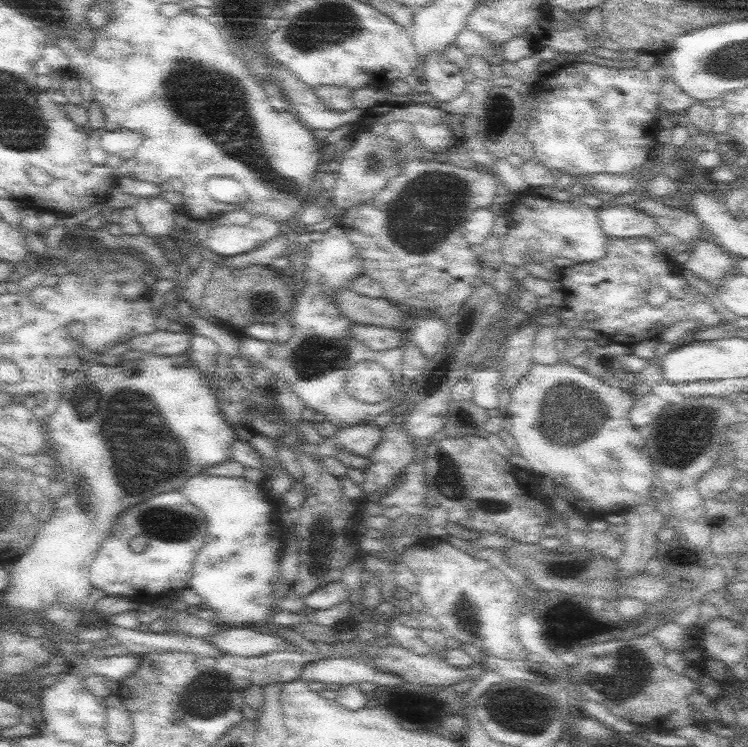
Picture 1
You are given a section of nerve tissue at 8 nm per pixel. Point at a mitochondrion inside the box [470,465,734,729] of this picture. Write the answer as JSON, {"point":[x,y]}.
{"point":[617,688]}

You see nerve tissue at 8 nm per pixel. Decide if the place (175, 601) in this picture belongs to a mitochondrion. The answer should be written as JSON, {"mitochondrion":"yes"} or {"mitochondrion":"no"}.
{"mitochondrion":"no"}

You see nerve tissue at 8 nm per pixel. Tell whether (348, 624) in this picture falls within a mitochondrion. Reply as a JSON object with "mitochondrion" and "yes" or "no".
{"mitochondrion":"no"}

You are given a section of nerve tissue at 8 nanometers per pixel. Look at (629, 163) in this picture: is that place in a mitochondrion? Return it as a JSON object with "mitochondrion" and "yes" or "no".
{"mitochondrion":"no"}

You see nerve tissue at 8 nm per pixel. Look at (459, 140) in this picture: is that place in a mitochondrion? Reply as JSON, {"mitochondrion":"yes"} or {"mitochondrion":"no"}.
{"mitochondrion":"no"}

